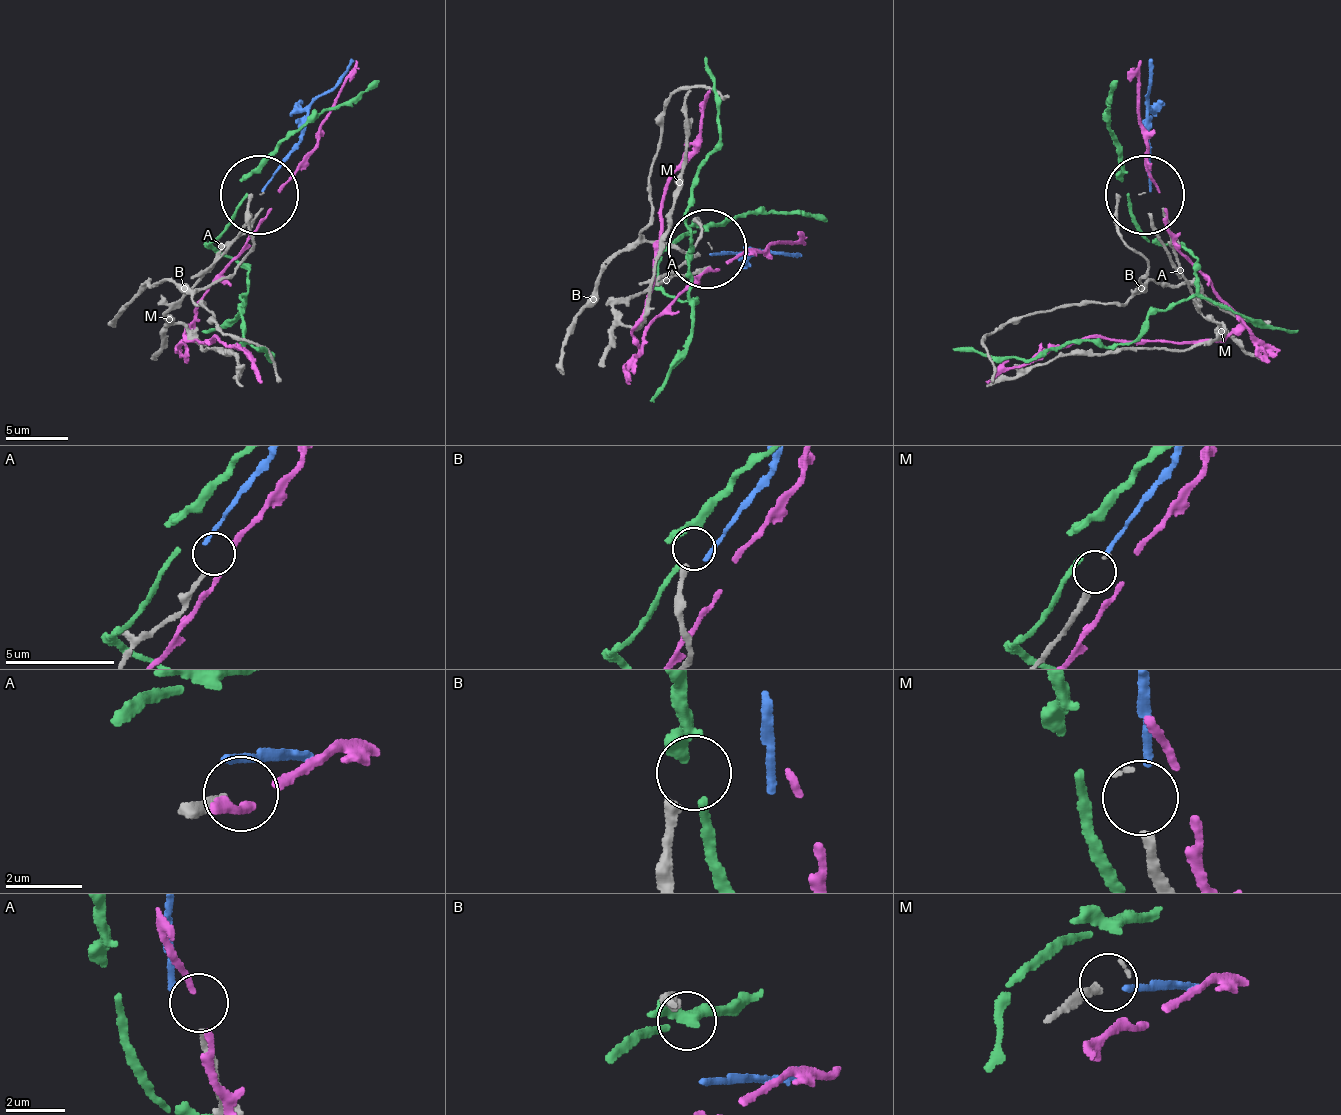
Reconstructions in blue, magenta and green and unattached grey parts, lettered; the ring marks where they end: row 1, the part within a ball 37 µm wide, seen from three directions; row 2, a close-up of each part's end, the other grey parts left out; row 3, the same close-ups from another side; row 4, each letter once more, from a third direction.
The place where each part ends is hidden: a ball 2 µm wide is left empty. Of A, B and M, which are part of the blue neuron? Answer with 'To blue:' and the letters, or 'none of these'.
To blue: M

